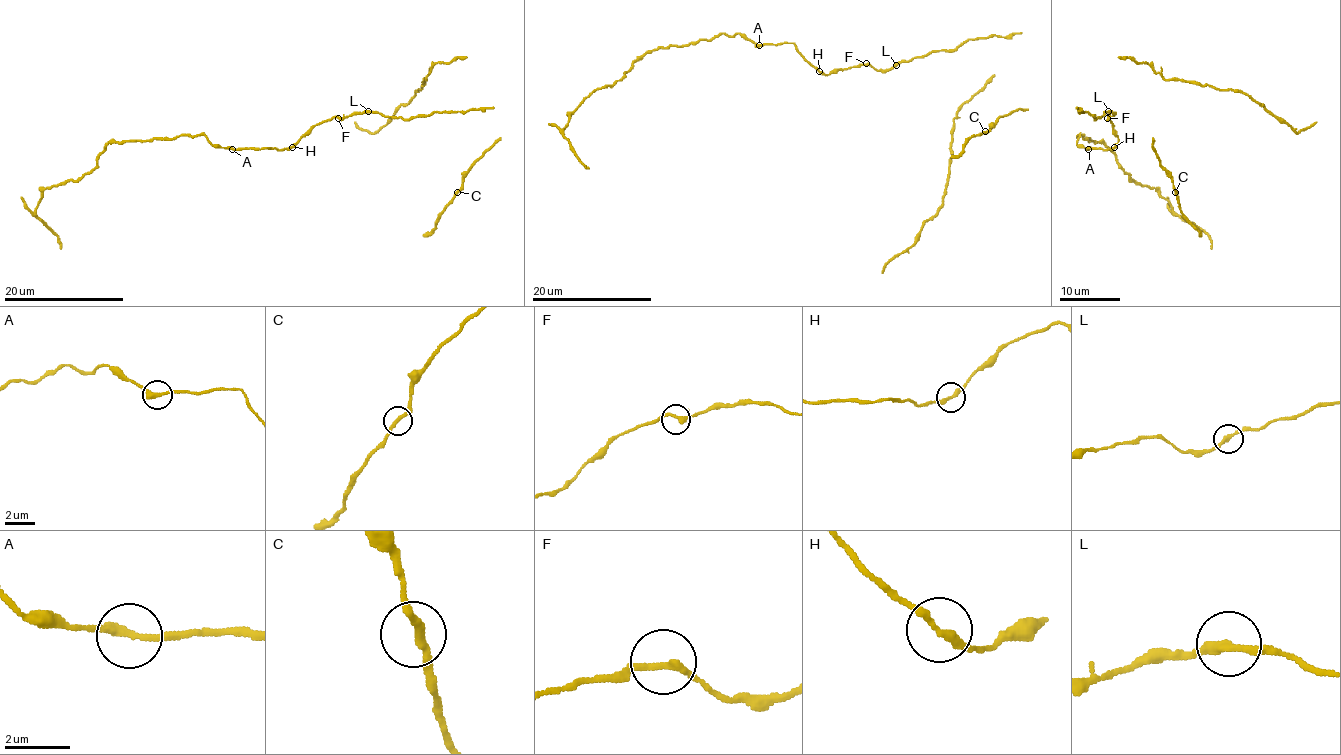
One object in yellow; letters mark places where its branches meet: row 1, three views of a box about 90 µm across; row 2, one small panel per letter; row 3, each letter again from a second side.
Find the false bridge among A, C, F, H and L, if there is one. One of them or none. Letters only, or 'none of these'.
none of these

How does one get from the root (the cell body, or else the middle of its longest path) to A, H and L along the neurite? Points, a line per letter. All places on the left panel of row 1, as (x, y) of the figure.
A: (340, 117), (314, 124), (287, 148), (232, 148)
H: (340, 117), (314, 124), (292, 147)
L: (340, 117), (368, 111)

